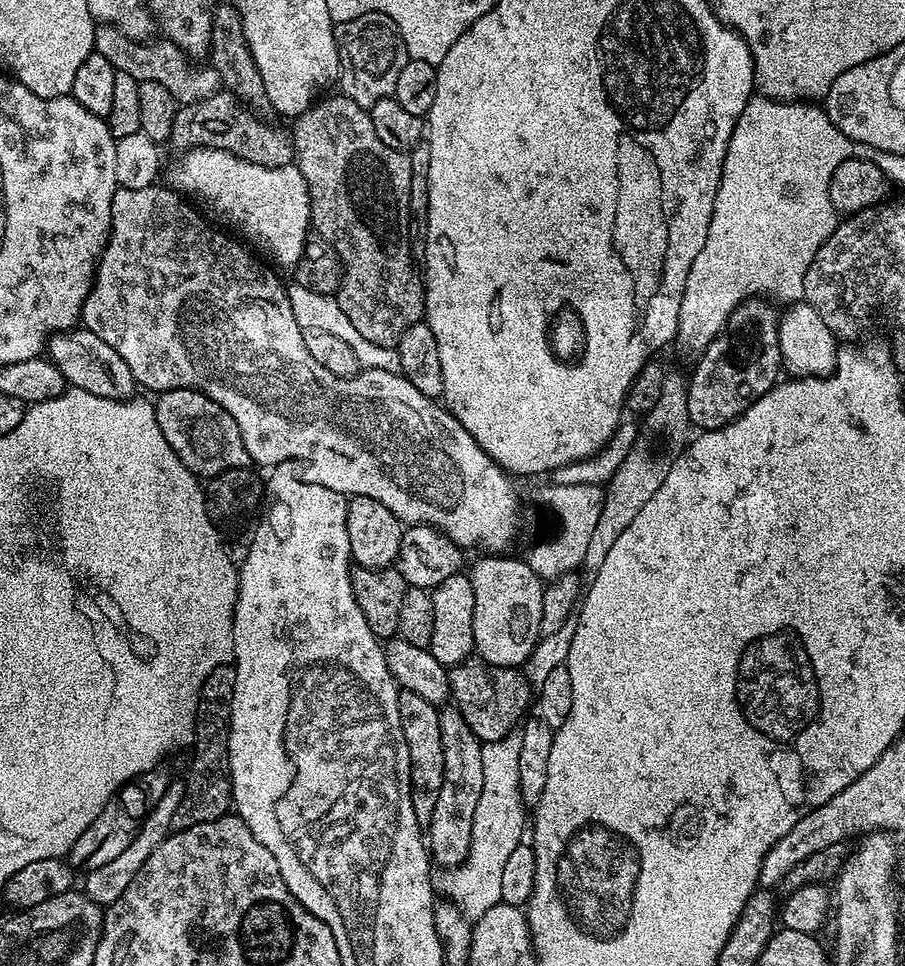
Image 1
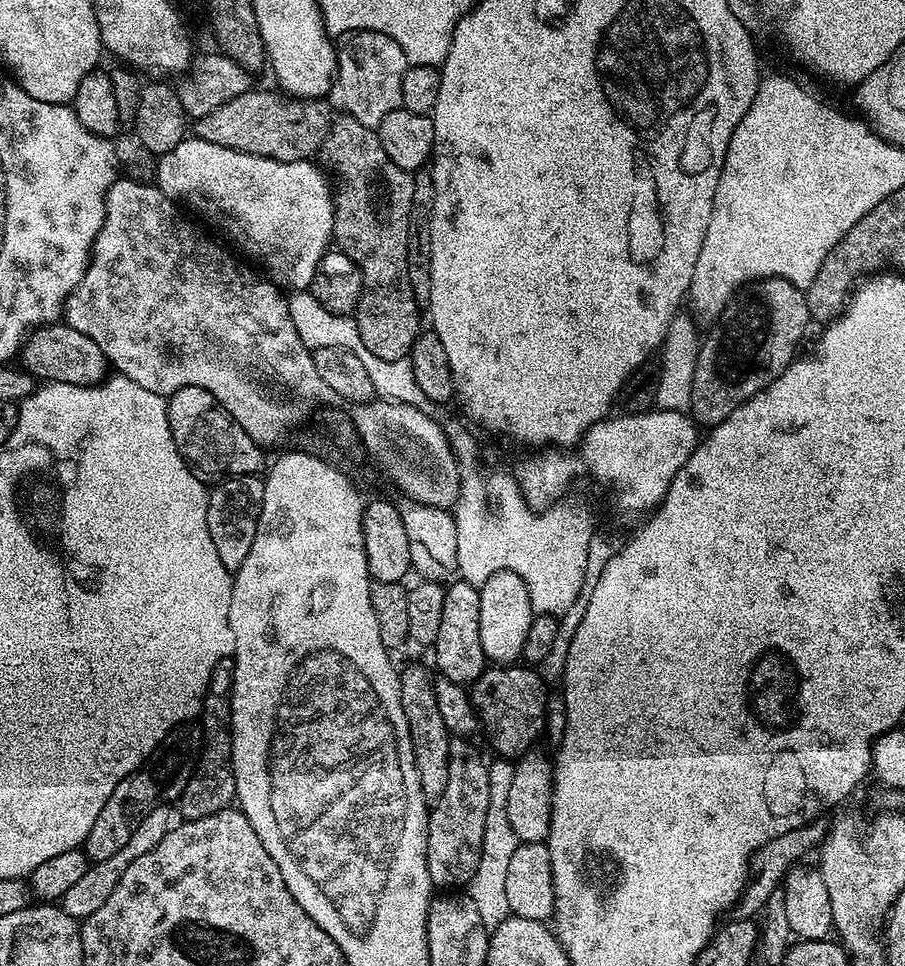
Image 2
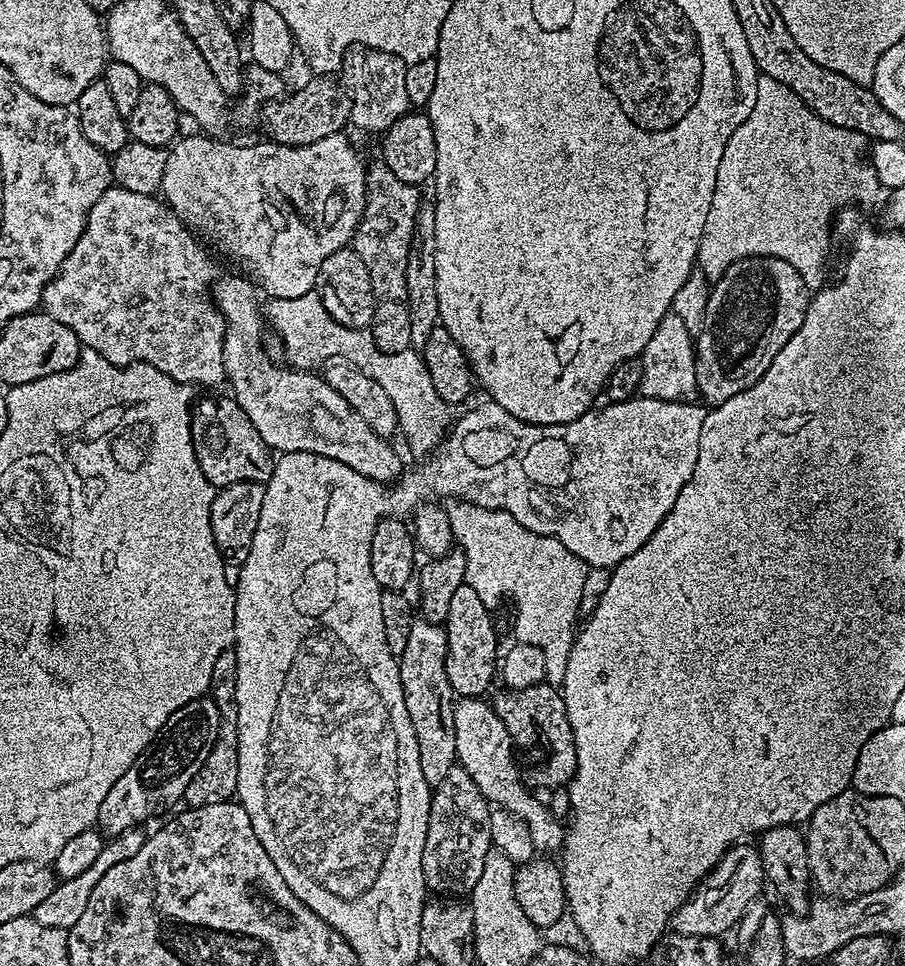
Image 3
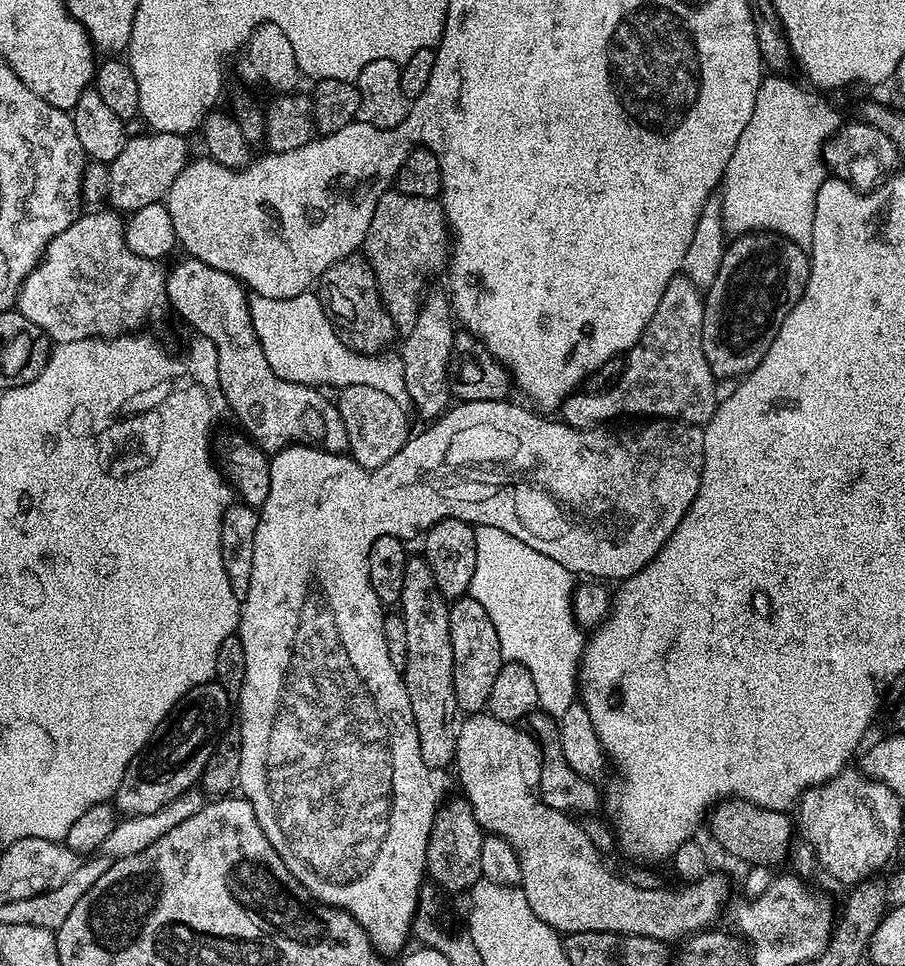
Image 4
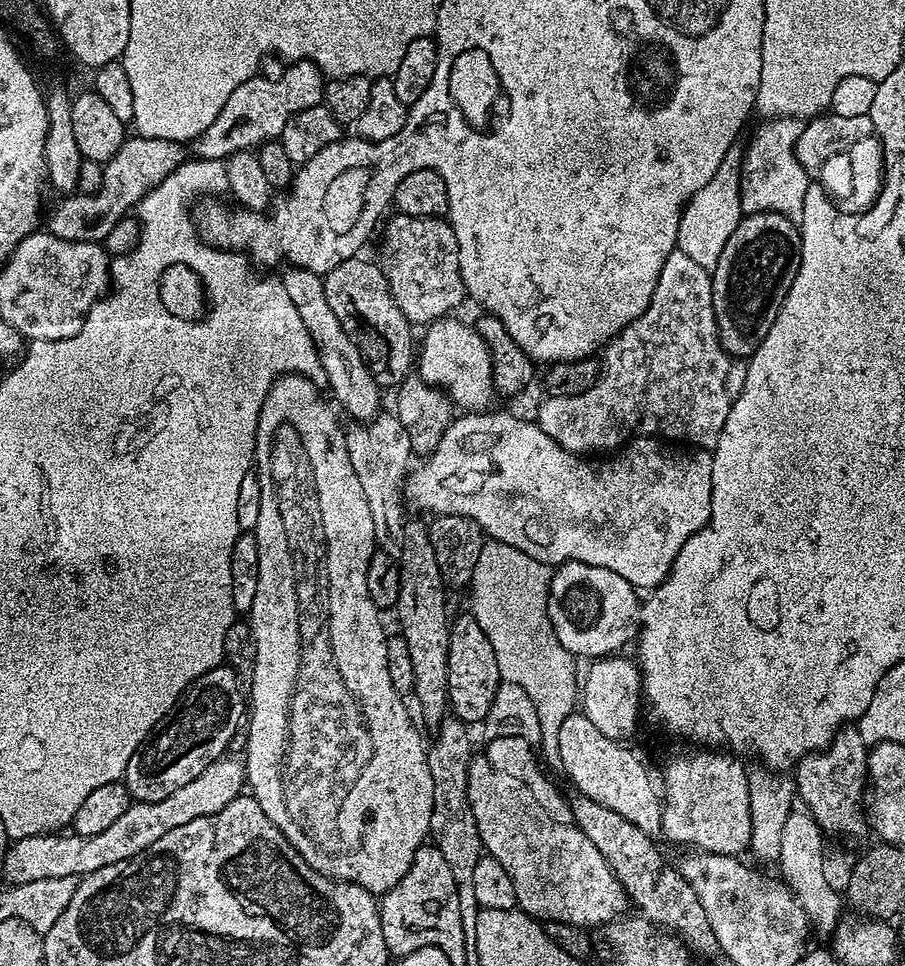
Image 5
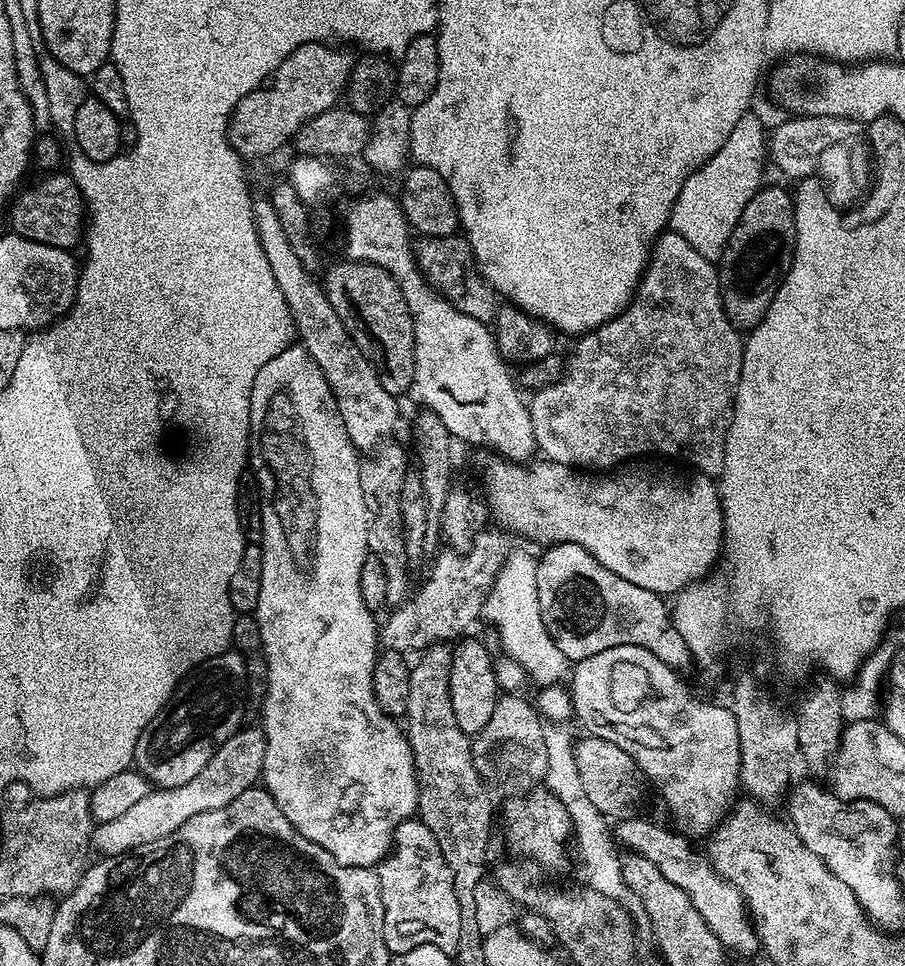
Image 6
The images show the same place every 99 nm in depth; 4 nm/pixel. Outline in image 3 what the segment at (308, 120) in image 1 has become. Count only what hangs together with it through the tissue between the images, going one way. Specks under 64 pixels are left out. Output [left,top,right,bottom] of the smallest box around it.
[350,162,421,352]

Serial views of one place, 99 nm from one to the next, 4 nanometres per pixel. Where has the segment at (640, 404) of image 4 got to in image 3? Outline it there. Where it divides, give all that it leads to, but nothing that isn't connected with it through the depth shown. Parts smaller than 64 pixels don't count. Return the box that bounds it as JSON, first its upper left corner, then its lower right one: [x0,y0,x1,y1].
[639,314,697,402]

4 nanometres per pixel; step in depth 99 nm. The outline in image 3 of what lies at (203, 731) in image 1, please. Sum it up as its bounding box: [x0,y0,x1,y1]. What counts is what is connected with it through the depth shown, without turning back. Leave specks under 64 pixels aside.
[184,649,238,808]

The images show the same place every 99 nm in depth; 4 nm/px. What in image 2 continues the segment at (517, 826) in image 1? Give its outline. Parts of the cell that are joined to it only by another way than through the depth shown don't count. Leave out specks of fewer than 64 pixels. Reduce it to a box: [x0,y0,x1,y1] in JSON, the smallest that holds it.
[467,758,518,926]

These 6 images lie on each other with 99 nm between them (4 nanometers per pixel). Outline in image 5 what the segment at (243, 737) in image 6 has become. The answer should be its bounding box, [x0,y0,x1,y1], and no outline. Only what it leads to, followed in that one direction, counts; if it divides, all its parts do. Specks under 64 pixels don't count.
[2,754,245,885]

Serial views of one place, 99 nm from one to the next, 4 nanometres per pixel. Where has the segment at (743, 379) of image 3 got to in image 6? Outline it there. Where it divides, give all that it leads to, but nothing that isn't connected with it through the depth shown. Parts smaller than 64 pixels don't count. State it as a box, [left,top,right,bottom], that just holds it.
[718,186,796,330]

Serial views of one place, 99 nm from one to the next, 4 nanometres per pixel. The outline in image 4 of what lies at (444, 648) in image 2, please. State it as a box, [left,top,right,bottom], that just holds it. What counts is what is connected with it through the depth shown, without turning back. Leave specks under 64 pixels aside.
[448,594,502,714]

